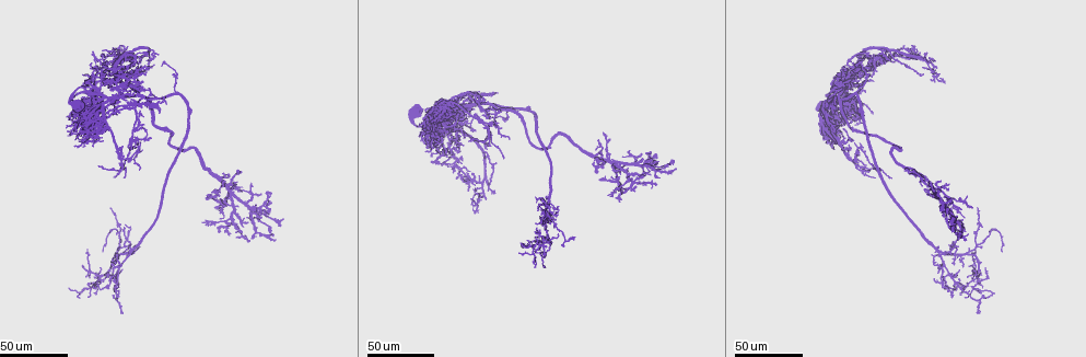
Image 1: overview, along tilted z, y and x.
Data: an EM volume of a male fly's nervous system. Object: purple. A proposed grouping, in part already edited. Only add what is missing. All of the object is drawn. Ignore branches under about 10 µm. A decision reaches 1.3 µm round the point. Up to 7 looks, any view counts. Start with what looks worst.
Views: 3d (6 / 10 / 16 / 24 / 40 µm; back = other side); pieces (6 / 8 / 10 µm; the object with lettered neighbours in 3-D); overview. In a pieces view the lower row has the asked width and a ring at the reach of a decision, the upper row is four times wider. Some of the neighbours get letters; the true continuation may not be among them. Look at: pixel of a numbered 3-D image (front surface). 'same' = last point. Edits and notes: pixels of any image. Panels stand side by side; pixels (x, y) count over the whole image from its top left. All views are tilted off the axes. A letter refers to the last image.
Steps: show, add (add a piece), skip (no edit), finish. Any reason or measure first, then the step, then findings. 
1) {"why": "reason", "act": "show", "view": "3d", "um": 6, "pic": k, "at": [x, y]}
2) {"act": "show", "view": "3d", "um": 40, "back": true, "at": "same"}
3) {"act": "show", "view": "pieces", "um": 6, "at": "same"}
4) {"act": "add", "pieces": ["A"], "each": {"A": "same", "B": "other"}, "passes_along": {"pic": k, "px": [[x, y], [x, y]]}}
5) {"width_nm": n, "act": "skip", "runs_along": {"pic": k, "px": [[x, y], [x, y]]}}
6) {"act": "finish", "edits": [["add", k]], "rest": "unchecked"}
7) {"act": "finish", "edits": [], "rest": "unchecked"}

{"why": "tapers out", "act": "show", "view": "3d", "um": 40, "pic": 1, "at": [535, 260]}

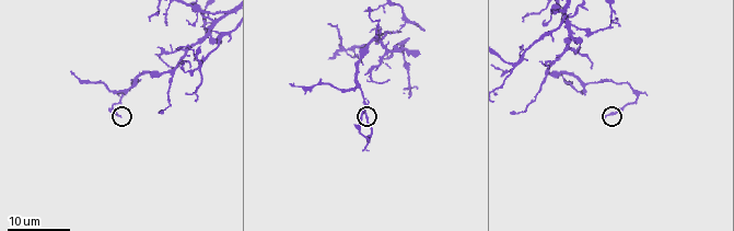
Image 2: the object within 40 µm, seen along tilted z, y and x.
{"why": "what lies round it", "act": "show", "view": "pieces", "um": 8, "pic": 2, "at": [362, 108]}

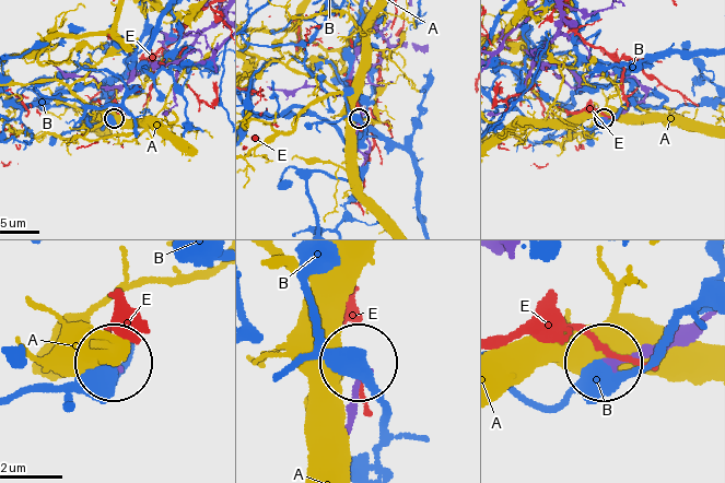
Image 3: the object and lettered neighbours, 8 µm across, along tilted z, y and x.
{"act": "skip", "each": {"A": "other", "B": "other", "E": "other"}, "runs_along": {"pic": 3, "px": [[579, 75], [630, 78], [640, 85], [643, 101], [605, 118]]}, "found": "none of them fits"}

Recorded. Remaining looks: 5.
{"why": "branch stops here", "act": "show", "view": "3d", "um": 24, "pic": 1, "at": [123, 229]}

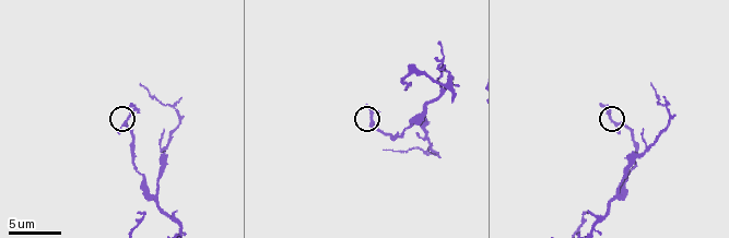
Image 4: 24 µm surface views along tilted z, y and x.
{"act": "show", "view": "pieces", "um": 8, "pic": 4, "at": [600, 107]}

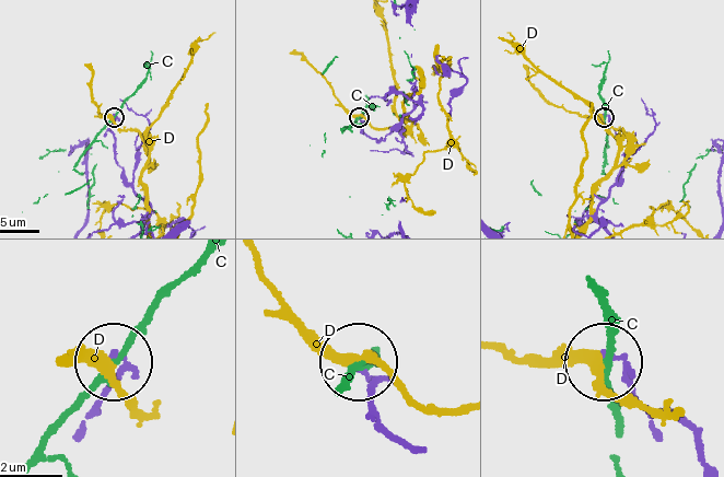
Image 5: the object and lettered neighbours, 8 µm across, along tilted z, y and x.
{"act": "skip", "each": {"C": "other", "D": "other"}, "runs_along": {"pic": 5, "px": [[101, 411], [117, 372], [112, 356]]}, "found": "no lettered piece goes on from it"}

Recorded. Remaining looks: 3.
{"why": "an open end", "act": "show", "view": "3d", "um": 24, "pic": 1, "at": [883, 60]}

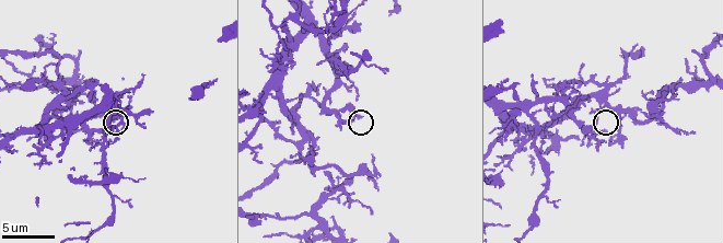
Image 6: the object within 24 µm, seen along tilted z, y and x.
{"act": "show", "view": "pieces", "um": 10, "pic": 6, "at": [359, 116]}

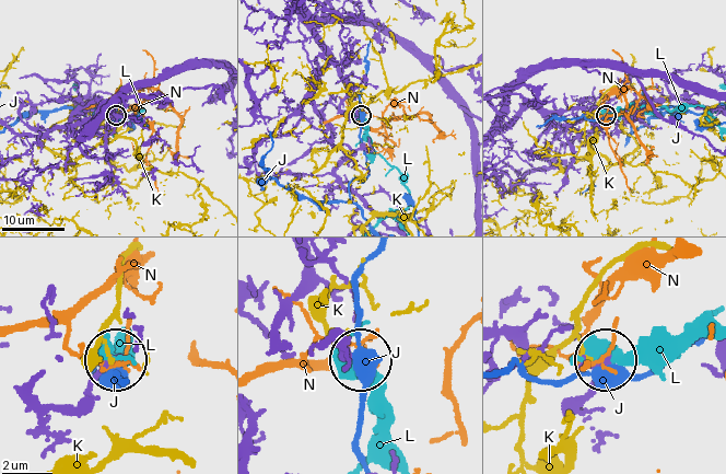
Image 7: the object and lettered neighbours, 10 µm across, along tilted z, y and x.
{"act": "skip", "each": {"J": "other", "K": "other", "L": "other", "N": "other"}, "found": "no lettered piece goes on from it"}

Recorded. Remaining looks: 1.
{"act": "finish", "edits": [], "rest": "unchecked"}

